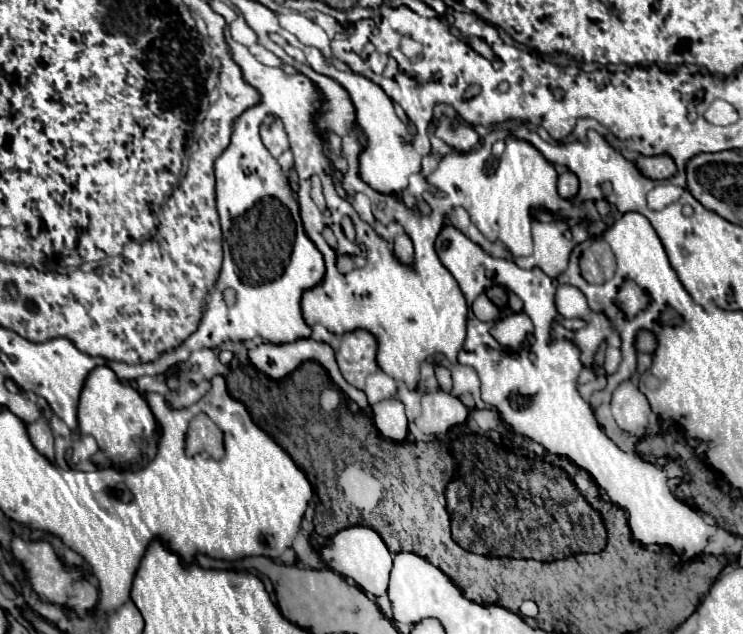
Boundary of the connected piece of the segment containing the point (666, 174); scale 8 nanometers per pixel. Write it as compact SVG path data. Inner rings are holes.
M639 155L633 163L637 165L637 169L641 169L643 177L649 177L653 181L663 181L677 173L677 167L669 155L661 155L661 157L641 157Z

